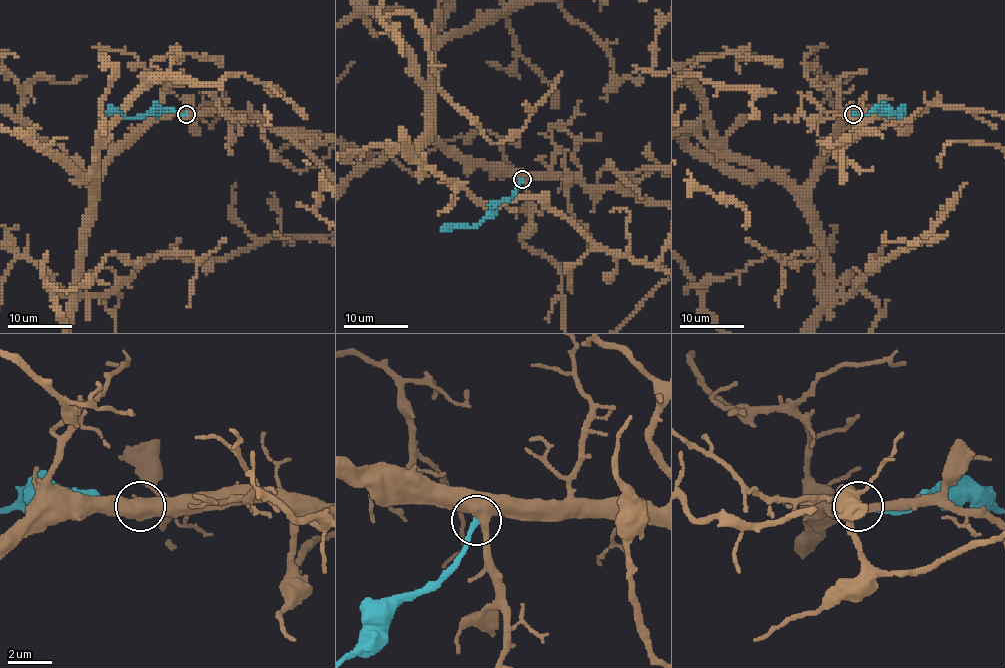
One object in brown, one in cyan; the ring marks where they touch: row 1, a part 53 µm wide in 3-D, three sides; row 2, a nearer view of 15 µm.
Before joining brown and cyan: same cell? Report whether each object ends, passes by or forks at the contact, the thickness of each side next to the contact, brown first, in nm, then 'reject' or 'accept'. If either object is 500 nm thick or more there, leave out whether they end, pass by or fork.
calibres 550 and 240 nm; reject

